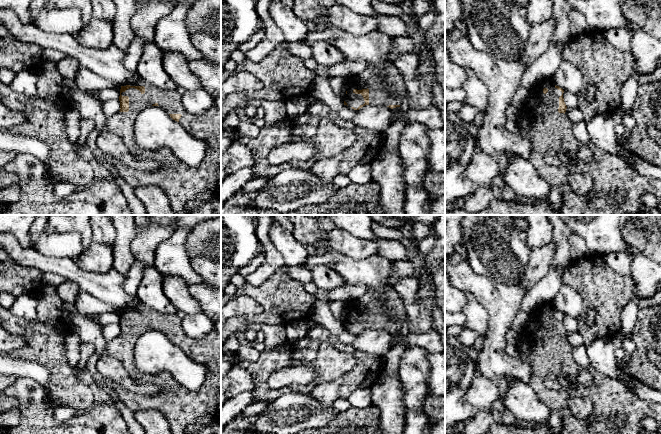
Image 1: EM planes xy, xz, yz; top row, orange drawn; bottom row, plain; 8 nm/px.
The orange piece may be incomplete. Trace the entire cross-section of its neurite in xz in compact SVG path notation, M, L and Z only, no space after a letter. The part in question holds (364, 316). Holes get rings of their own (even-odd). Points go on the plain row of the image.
M394 288L385 290L385 301L371 291L351 302L343 322L344 329L359 334L365 329L387 330L391 333L400 331L406 314L403 303Z

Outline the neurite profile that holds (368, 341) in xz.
M365 329L356 335L351 345L362 353L385 356L391 350L392 335L387 330Z

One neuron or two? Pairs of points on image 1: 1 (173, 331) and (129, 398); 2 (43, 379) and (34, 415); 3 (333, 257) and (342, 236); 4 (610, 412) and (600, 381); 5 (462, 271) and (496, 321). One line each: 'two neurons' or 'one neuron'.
1: one neuron
2: two neurons
3: two neurons
4: one neuron
5: one neuron

